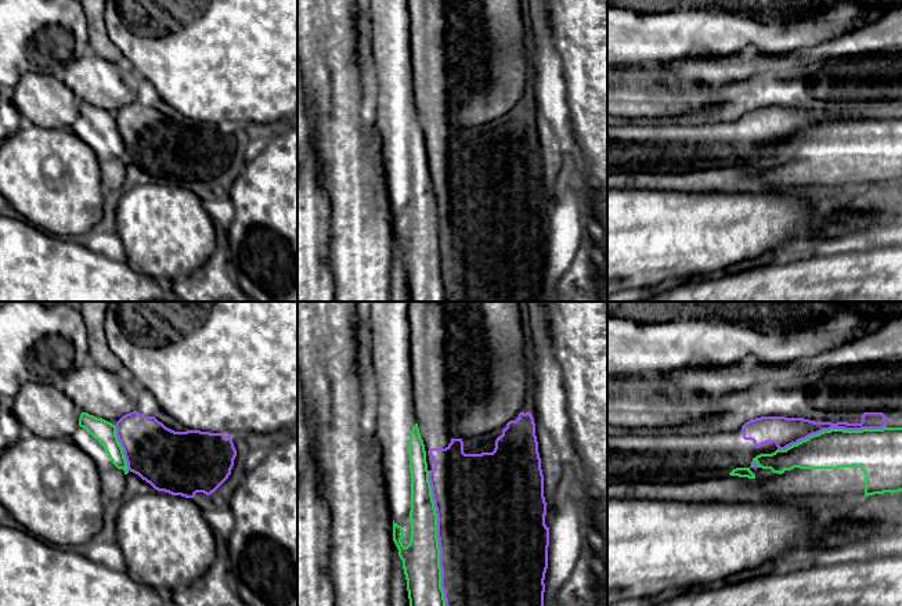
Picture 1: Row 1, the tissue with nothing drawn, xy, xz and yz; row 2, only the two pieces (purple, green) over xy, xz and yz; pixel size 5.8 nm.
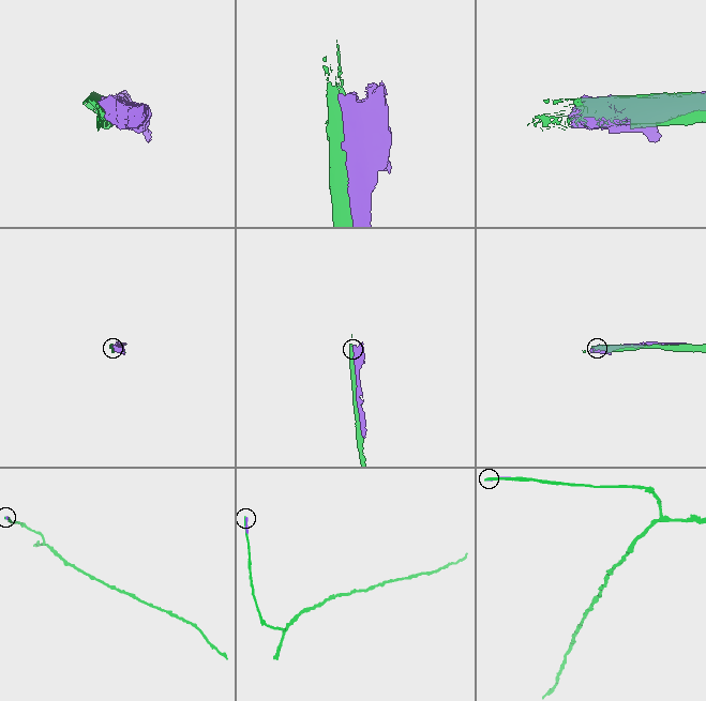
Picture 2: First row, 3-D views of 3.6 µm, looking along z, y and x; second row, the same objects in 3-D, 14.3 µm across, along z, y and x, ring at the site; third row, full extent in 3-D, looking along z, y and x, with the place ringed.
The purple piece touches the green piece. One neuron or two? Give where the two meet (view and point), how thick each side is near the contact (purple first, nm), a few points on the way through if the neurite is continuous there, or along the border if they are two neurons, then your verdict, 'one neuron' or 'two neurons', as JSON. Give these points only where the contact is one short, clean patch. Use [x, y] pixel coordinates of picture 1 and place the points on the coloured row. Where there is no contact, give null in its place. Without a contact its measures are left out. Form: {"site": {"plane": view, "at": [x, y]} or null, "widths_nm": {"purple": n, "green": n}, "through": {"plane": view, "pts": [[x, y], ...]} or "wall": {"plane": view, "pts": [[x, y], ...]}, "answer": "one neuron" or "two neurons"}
{"site": {"plane": "xz", "at": [437, 537]}, "widths_nm": {"purple": 500, "green": 220}, "answer": "two neurons"}

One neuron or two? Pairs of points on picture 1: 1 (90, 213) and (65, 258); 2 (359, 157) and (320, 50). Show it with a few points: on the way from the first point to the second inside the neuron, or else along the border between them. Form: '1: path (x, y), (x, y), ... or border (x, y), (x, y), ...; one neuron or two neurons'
1: border (42, 228), (51, 234), (74, 238); two neurons
2: path (343, 130), (341, 111), (335, 98), (334, 76); one neuron

